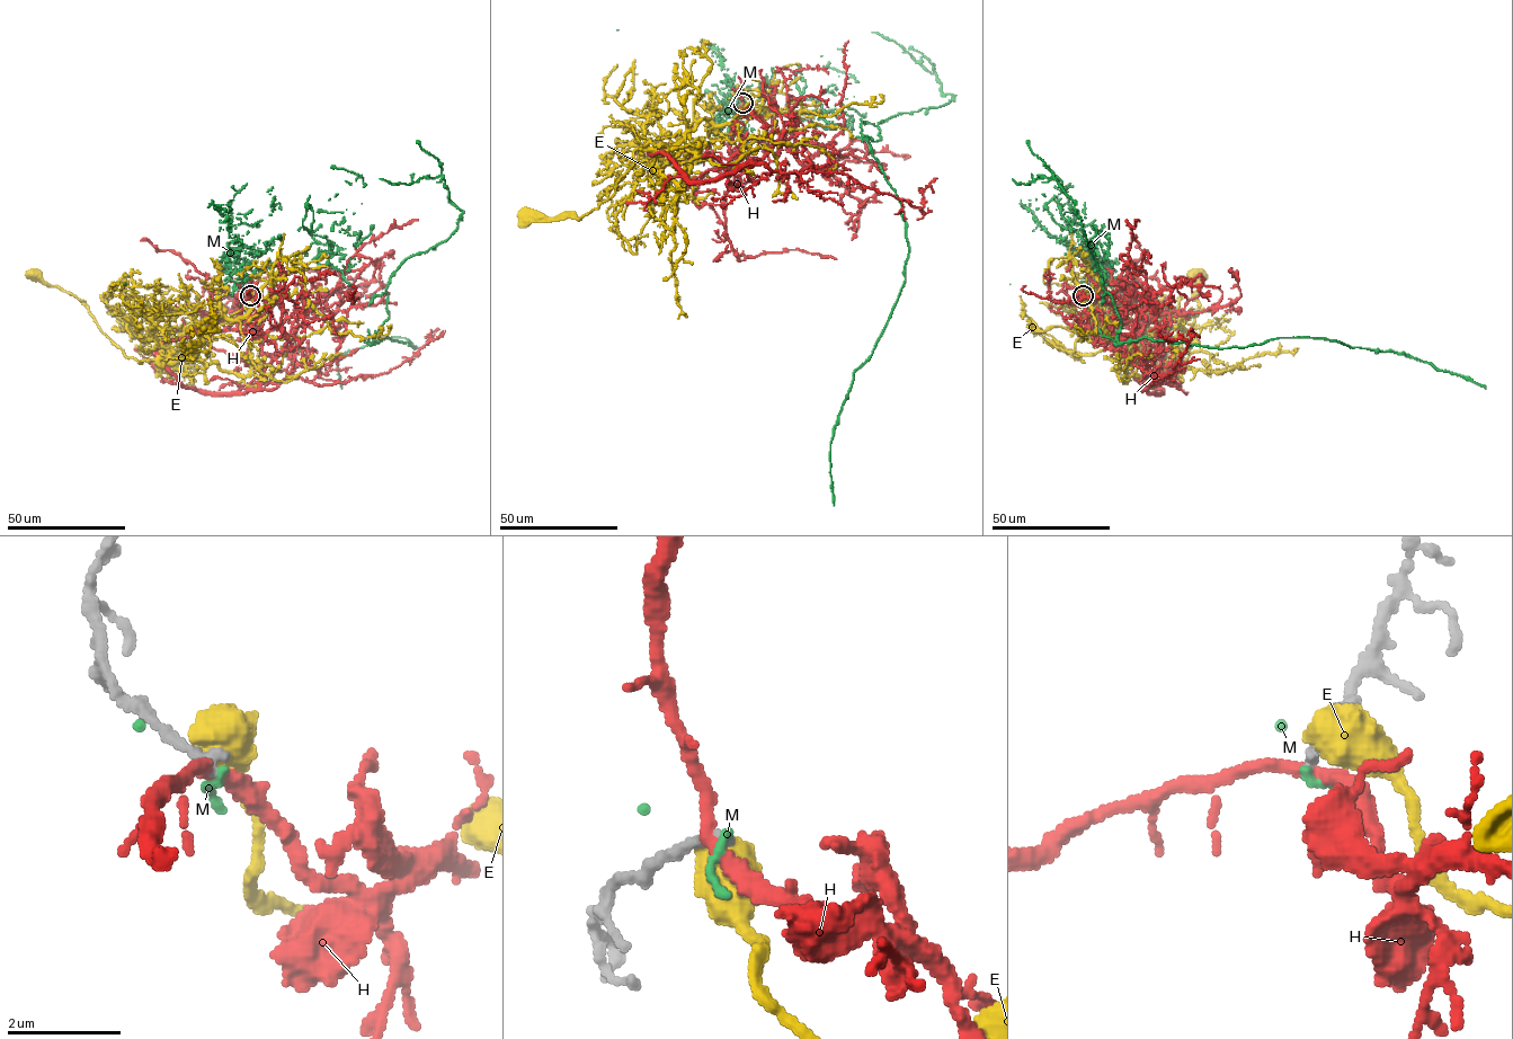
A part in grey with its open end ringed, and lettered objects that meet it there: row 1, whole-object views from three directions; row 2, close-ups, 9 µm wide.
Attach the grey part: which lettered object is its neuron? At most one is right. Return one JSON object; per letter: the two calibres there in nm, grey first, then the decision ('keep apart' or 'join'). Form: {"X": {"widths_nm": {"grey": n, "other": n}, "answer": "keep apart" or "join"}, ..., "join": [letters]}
{"E": {"widths_nm": {"grey": 200, "other": 750}, "answer": "keep apart"}, "H": {"widths_nm": {"grey": 200, "other": 240}, "answer": "keep apart"}, "M": {"widths_nm": {"grey": 190, "other": 120}, "answer": "keep apart"}, "join": []}

